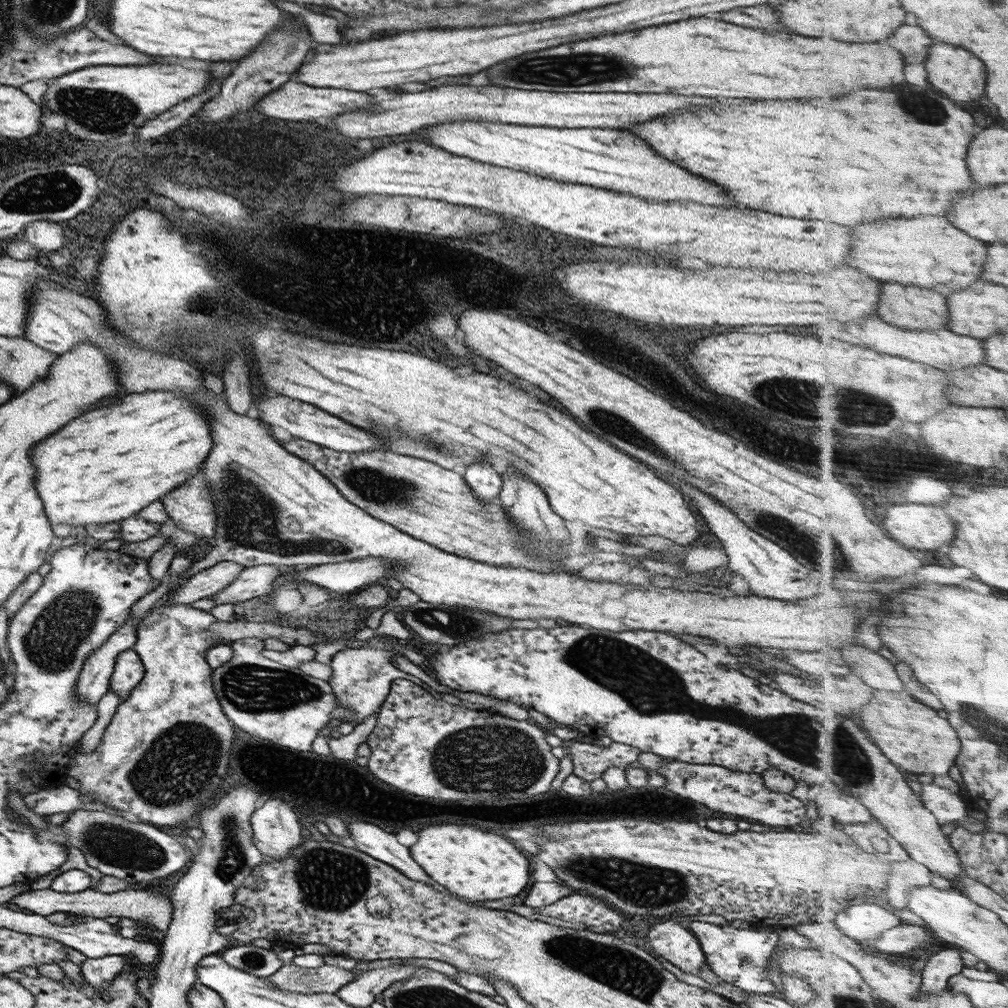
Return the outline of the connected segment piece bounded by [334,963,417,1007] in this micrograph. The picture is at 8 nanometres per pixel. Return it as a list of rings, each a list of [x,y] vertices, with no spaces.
[[[393,964],[379,969],[359,969],[355,980],[349,981],[334,993],[349,1006],[370,1007],[380,992],[398,980],[405,980],[417,967],[409,964]]]

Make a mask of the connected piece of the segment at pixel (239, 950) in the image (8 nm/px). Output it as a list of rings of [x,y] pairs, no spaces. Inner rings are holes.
[[[251,943],[245,946],[226,947],[219,956],[229,966],[243,972],[247,971],[259,978],[273,974],[283,964],[271,948],[259,948]]]

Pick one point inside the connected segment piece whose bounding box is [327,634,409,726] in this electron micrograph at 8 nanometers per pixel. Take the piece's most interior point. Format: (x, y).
(361, 677)

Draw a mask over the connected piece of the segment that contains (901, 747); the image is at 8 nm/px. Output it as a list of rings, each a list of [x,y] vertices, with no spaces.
[[[876,690],[871,703],[855,717],[860,726],[869,732],[870,738],[883,750],[885,756],[908,772],[919,774],[949,774],[961,754],[960,734],[949,720],[941,718],[937,710],[922,704],[905,691]]]

